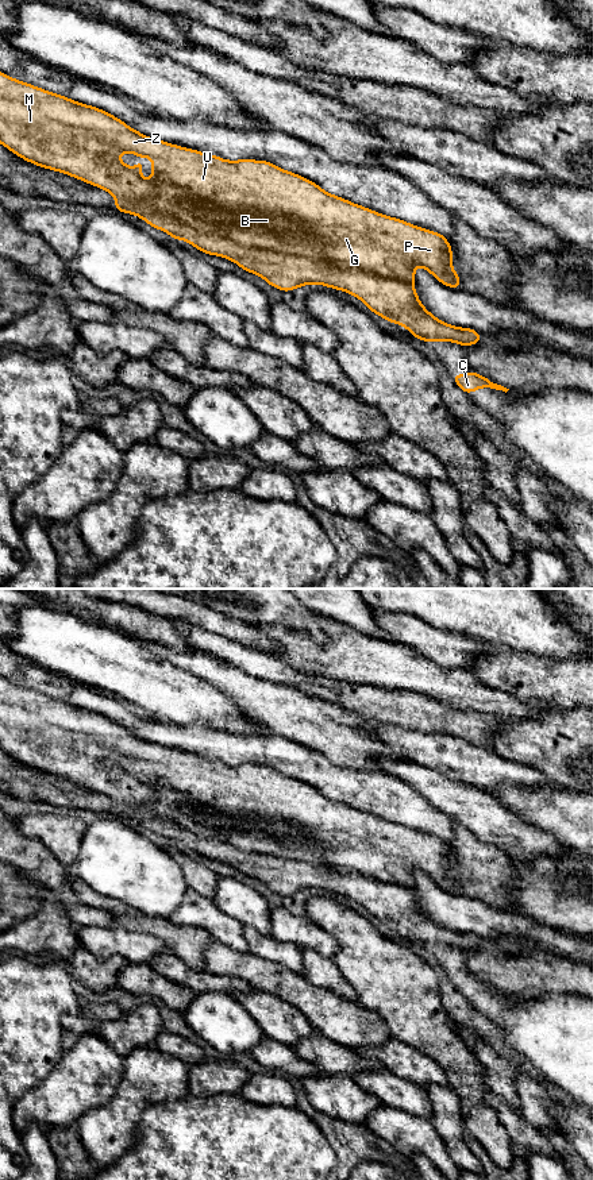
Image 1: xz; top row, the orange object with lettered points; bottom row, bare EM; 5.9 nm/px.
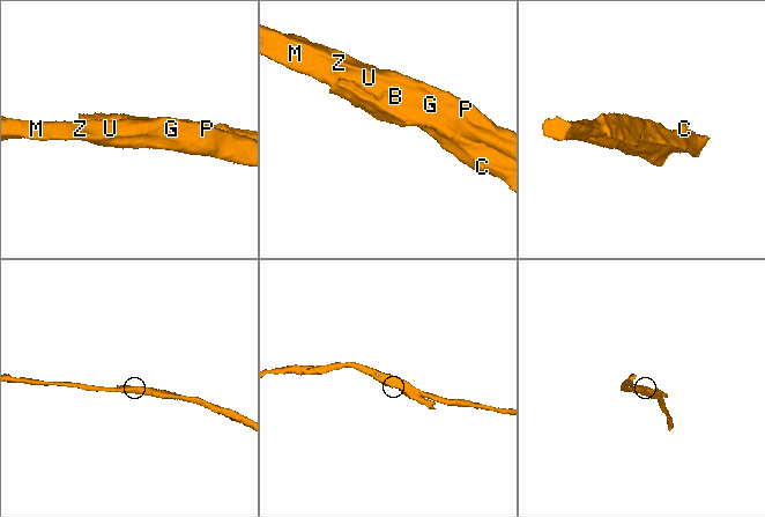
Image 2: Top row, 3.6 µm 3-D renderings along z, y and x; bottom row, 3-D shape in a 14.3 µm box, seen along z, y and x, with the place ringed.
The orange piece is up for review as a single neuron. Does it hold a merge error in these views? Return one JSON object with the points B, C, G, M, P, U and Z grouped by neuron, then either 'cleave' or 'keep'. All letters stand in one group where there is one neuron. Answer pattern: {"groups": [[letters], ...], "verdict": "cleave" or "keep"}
{"groups": [["B", "G", "M", "P", "U", "Z"], ["C"]], "verdict": "cleave"}

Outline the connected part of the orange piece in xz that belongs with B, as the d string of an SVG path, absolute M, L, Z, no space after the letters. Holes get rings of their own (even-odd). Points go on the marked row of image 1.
M0 73L0 143L34 165L69 174L101 188L115 197L146 200L155 211L172 215L201 234L219 235L243 247L300 255L339 267L357 267L405 284L413 284L415 266L419 265L443 285L461 289L458 279L461 274L453 270L453 248L448 240L438 232L377 213L330 194L315 182L285 171L266 161L224 161L216 155L150 139L96 107L50 93L14 80L4 73ZM119 153L153 158L153 178L143 180L139 177L145 167L143 161L138 161L136 167L131 169L118 158Z

